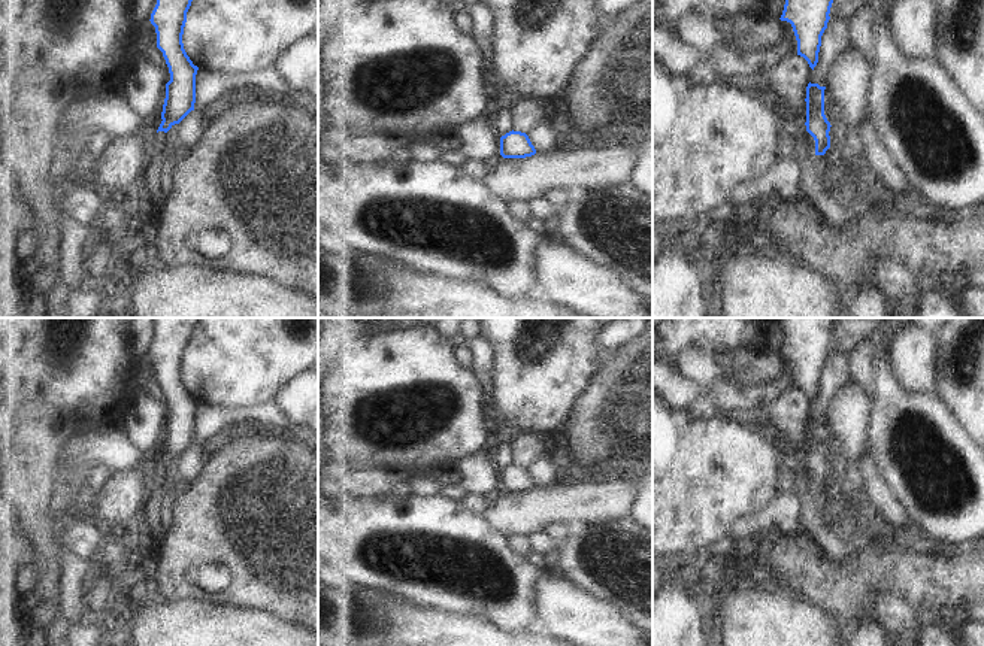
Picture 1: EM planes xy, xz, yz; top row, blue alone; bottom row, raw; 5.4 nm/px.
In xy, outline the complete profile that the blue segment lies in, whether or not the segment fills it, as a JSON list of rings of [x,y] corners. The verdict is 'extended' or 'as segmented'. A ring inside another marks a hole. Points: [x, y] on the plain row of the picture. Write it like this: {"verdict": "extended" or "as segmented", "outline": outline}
{"verdict": "as segmented", "outline": [[[157,318],[157,339],[151,348],[151,358],[157,367],[157,382],[163,386],[169,401],[170,415],[166,418],[166,433],[161,446],[161,458],[157,464],[167,467],[175,458],[179,458],[196,437],[196,409],[199,401],[193,398],[182,377],[187,346],[200,318]]]}

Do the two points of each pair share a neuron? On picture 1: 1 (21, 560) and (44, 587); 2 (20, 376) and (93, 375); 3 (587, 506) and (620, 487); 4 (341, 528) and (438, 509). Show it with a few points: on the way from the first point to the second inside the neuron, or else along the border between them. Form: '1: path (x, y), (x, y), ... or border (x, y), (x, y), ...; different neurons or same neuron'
1: border (38, 567), (33, 576), (30, 609); different neurons
2: path (38, 375), (75, 375); same neuron
3: path (595, 503), (605, 502), (612, 494); same neuron
4: path (365, 528), (414, 527); same neuron

